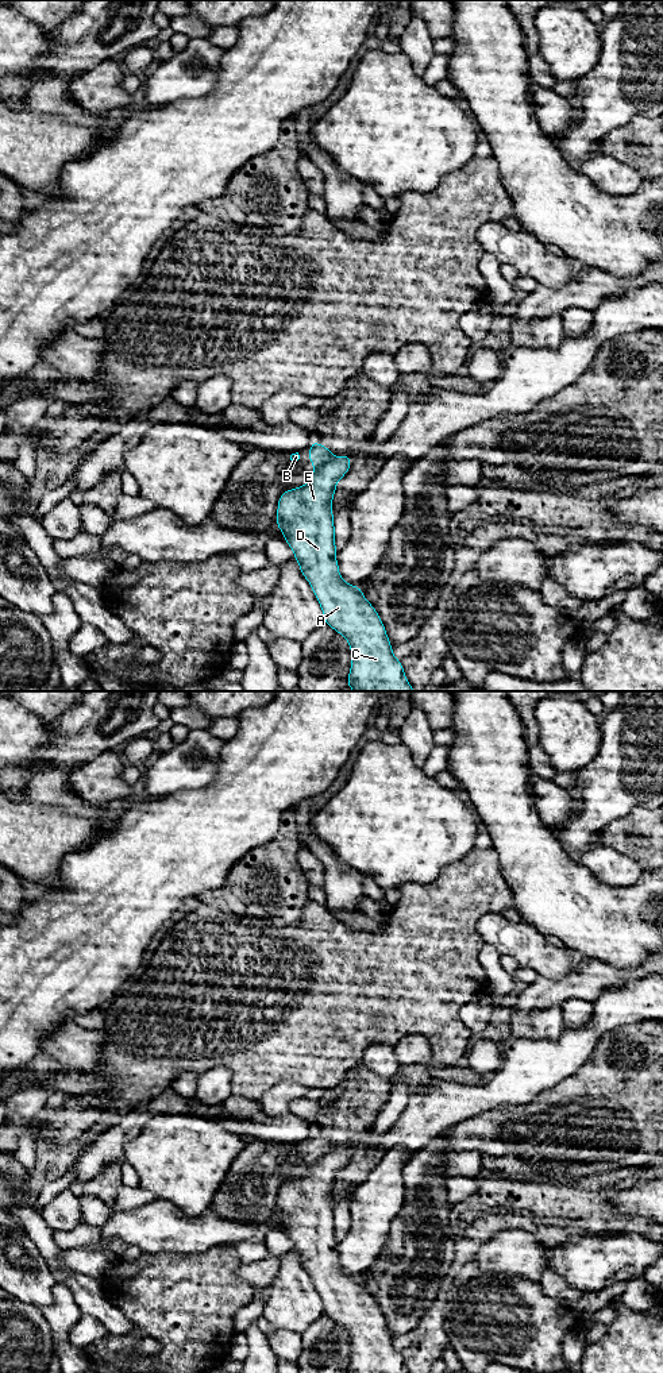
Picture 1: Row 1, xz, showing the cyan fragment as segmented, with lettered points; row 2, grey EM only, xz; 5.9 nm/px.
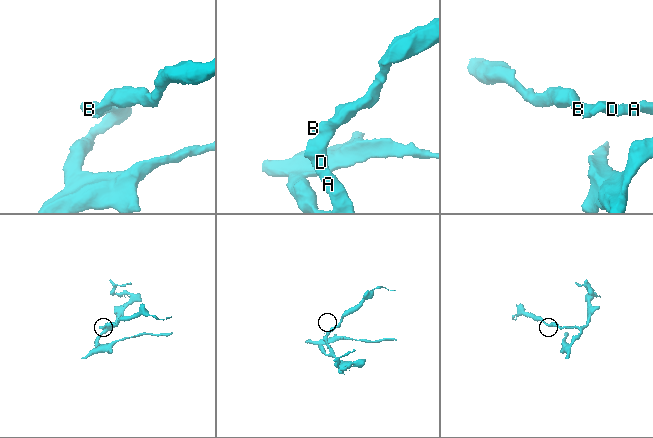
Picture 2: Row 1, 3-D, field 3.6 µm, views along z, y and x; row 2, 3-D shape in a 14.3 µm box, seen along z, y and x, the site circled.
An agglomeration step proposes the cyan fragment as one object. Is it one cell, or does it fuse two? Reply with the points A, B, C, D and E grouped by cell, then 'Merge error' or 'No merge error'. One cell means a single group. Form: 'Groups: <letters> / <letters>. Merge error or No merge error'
Groups: A C D E / B. Merge error

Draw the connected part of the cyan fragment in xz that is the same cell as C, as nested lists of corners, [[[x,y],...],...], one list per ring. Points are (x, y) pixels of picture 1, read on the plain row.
[[[343,1145],[312,1162],[307,1176],[281,1184],[275,1216],[282,1222],[284,1231],[294,1243],[294,1251],[312,1277],[324,1305],[324,1315],[350,1334],[351,1362],[347,1373],[408,1373],[401,1351],[393,1346],[392,1334],[377,1301],[365,1291],[359,1277],[346,1274],[339,1266],[331,1195],[336,1173],[348,1164],[351,1153],[351,1148]]]

